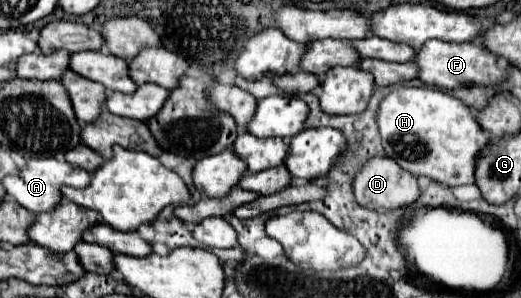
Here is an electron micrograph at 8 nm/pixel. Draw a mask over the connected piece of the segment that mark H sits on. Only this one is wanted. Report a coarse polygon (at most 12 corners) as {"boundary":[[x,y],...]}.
{"boundary":[[400,86],[378,106],[388,158],[474,182],[490,138],[448,92]]}

